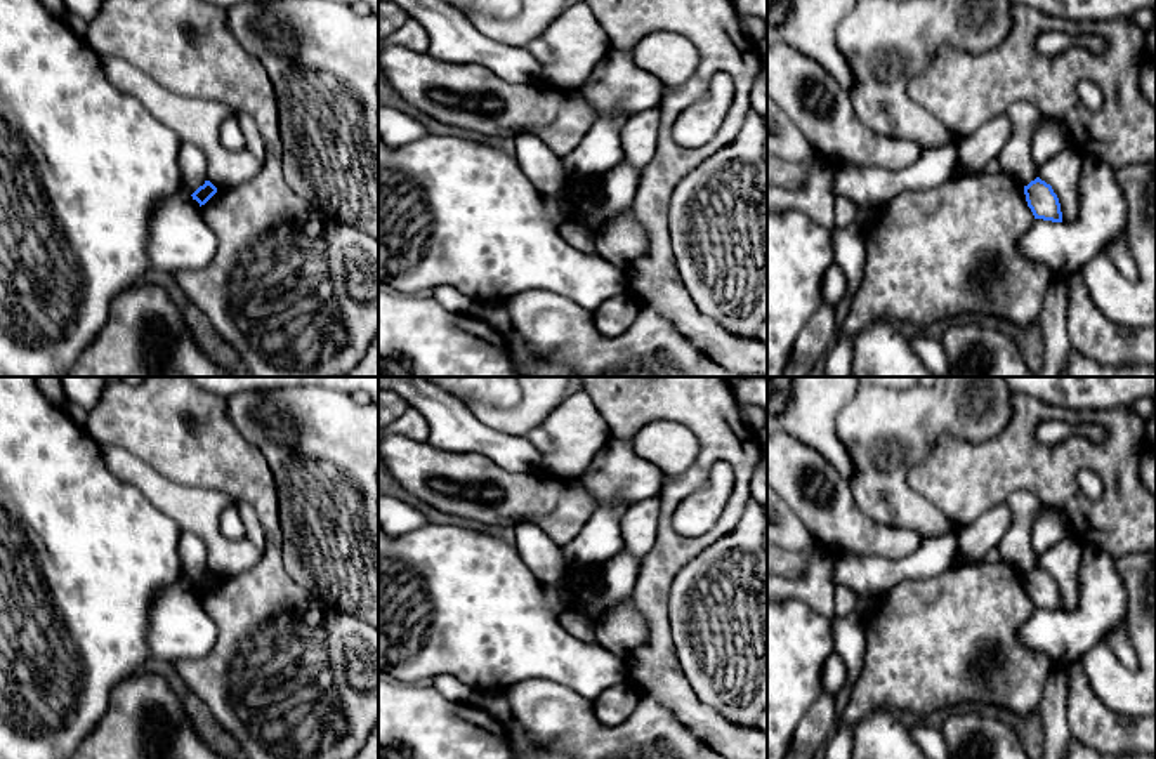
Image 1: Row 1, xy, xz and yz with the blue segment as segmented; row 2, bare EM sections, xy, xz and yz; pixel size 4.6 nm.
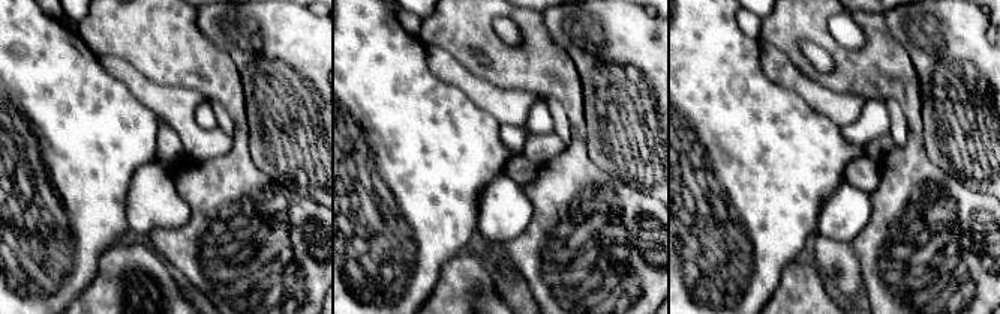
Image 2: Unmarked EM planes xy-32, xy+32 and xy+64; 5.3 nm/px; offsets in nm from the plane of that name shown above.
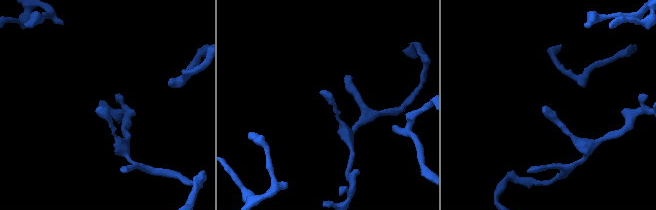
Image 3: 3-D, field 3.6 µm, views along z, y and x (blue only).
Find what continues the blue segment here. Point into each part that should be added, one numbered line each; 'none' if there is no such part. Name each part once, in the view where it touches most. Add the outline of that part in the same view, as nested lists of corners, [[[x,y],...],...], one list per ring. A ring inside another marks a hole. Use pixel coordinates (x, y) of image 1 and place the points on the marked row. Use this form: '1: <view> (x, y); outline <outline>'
none

